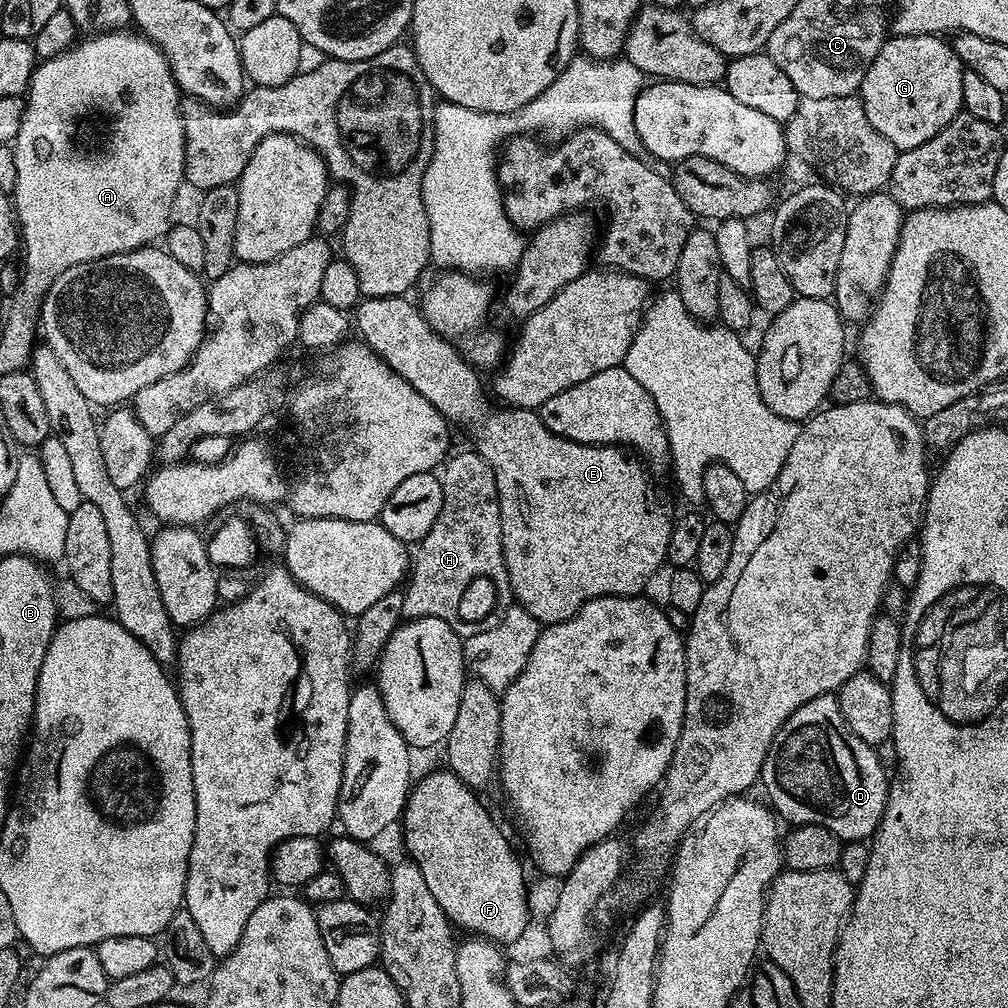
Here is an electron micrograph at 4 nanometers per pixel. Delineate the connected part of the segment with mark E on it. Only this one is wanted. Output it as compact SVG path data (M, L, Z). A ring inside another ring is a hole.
M407 295L402 296L387 296L386 298L374 298L373 296L361 299L360 303L356 305L354 309L354 315L356 315L356 320L354 316L354 328L358 331L359 339L363 340L364 343L372 347L372 351L376 353L380 359L386 361L389 366L395 370L402 378L406 378L406 382L410 382L410 386L414 386L414 390L418 394L422 394L422 398L426 398L430 402L430 406L434 406L439 412L444 415L445 420L448 421L449 425L456 426L456 424L461 424L464 428L469 428L472 431L472 436L476 439L476 444L474 444L474 450L480 457L490 466L490 470L494 470L494 482L498 486L498 502L500 503L500 517L502 518L502 550L504 551L504 561L506 562L506 570L508 571L508 577L510 578L510 586L512 587L512 594L515 600L515 603L519 605L521 609L530 614L534 614L534 618L540 621L541 625L547 626L549 624L557 624L563 620L569 620L569 618L576 613L579 608L584 605L586 602L590 602L594 598L599 596L638 596L641 595L645 590L644 587L652 580L652 575L659 570L660 567L665 567L666 561L668 559L668 547L670 546L670 534L672 533L672 526L674 523L674 516L671 516L668 513L668 508L659 500L658 497L652 493L652 488L648 485L648 472L649 469L645 467L643 463L639 464L636 460L631 460L629 453L625 451L623 447L617 446L615 444L583 444L577 440L567 440L562 438L558 434L554 434L549 430L546 425L542 422L539 411L533 410L531 408L509 408L507 406L500 406L500 409L497 412L492 412L493 401L483 396L484 388L480 385L480 376L481 373L477 369L473 368L471 364L468 363L467 359L458 351L457 345L451 340L446 340L444 337L439 336L437 332L432 329L430 325L426 322L423 313L420 311L419 307L415 303L412 304L408 301L409 297Z

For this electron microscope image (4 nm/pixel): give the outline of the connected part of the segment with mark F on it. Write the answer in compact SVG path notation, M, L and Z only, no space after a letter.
M443 771L428 772L421 780L419 777L408 793L402 817L405 850L412 863L422 870L422 878L426 878L430 894L434 894L434 902L442 906L457 929L465 928L468 931L465 933L473 937L507 946L528 928L528 884L524 881L524 868L487 806L476 797L479 795L452 771Z

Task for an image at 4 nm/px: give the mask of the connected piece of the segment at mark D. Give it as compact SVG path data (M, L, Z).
M829 694L827 696L819 696L810 702L806 702L802 706L798 706L798 710L794 710L794 714L790 714L790 718L786 718L786 722L778 730L778 734L774 738L774 742L766 754L766 762L760 771L760 780L762 781L762 785L764 784L765 790L768 791L769 798L767 797L767 799L770 801L771 807L774 809L775 815L779 817L781 821L789 820L789 825L792 826L820 824L826 830L830 830L834 833L835 836L839 836L841 841L864 842L875 833L876 828L880 825L880 819L886 810L886 802L888 801L890 776L889 773L884 773L884 764L880 761L878 753L880 752L877 751L875 747L862 741L858 734L854 734L854 730L850 730L850 726L846 722L846 718L840 709L840 701L835 695Z

